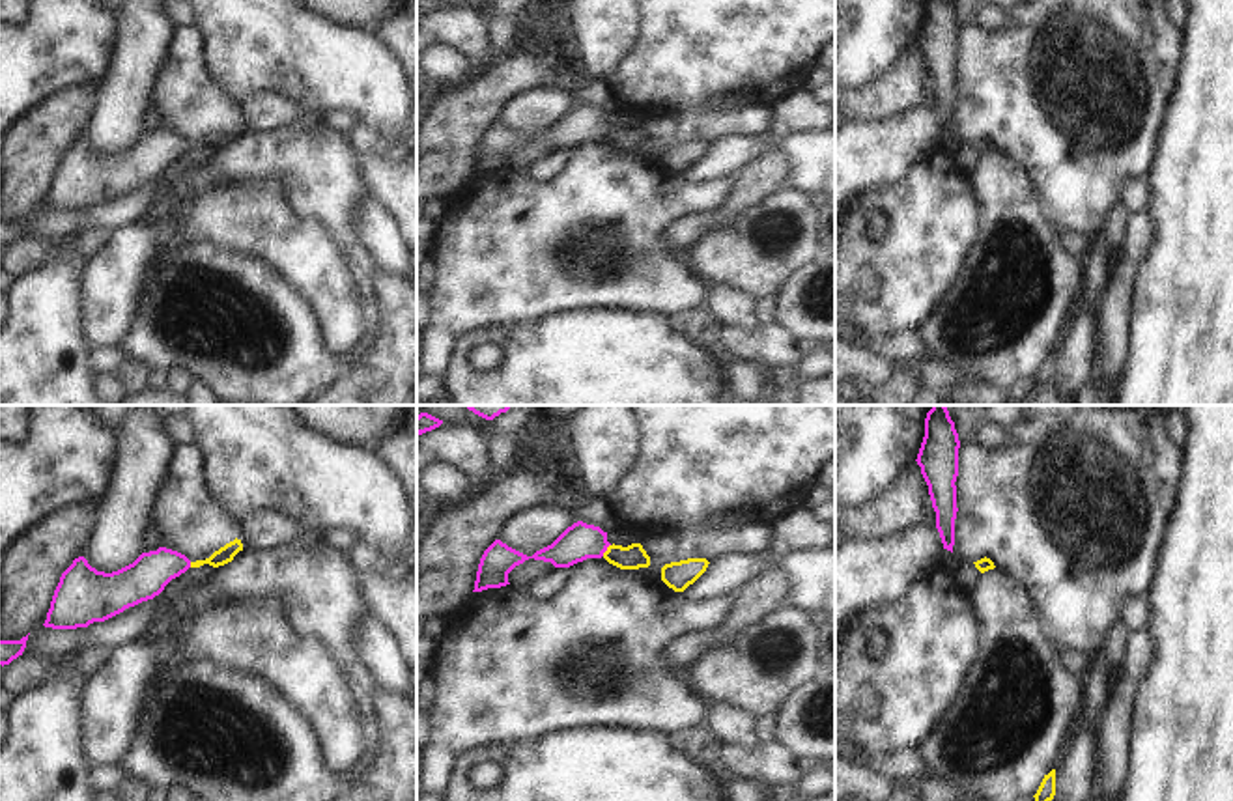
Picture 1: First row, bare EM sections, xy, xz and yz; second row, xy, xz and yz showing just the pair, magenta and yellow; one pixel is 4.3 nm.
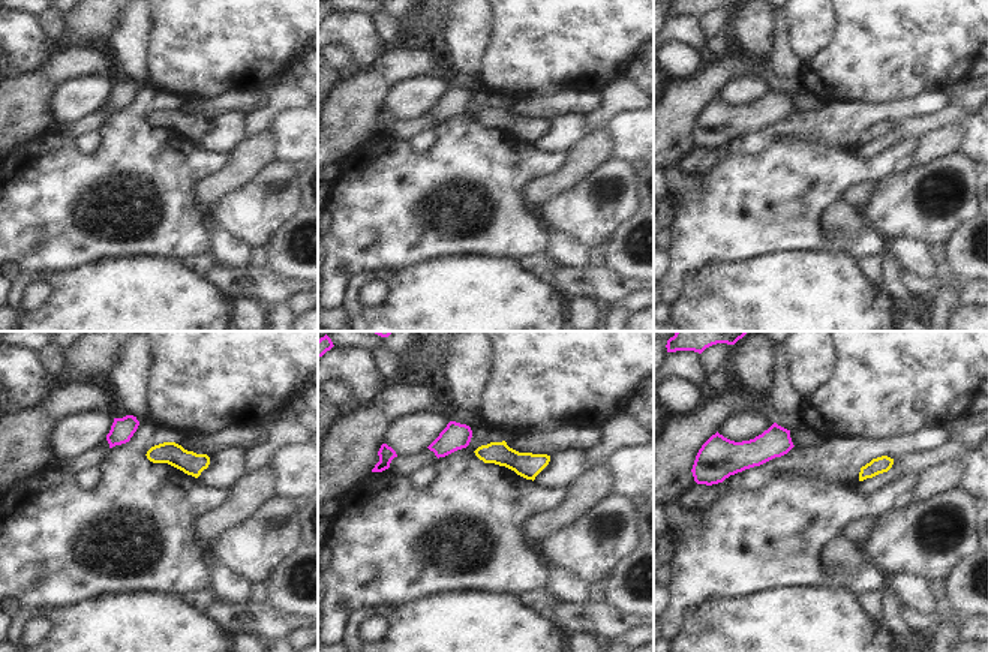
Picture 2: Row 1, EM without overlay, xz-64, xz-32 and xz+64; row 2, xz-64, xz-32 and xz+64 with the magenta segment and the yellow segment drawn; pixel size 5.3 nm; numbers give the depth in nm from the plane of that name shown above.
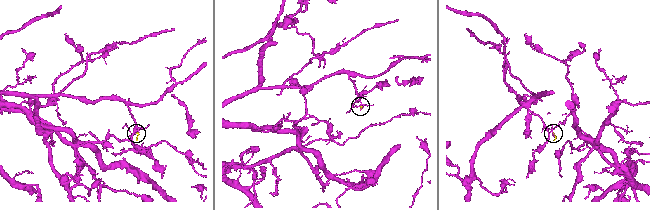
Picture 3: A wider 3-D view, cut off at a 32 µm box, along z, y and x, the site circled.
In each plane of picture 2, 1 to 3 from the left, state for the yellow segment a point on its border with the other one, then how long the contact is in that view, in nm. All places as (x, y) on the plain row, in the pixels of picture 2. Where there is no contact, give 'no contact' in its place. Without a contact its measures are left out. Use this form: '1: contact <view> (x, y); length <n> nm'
1: no contact
2: no contact
3: no contact

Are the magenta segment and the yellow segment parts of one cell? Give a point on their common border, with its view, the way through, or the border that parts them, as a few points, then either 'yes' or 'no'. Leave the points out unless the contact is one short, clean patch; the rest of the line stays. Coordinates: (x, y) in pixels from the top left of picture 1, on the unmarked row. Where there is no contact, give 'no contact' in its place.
meets magenta in xz at (606, 131); runs through xz (578, 124), (591, 124), (606, 131), (621, 139), (632, 139); yes

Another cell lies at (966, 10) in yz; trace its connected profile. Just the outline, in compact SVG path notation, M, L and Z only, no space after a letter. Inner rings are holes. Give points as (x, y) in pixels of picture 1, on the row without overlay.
M955 0L955 11L958 15L958 22L975 26L975 11L988 4L988 0Z

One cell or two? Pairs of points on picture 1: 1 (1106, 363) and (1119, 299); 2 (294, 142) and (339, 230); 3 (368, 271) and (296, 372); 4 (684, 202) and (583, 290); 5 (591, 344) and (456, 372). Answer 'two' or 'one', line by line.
1: one
2: one
3: one
4: one
5: one

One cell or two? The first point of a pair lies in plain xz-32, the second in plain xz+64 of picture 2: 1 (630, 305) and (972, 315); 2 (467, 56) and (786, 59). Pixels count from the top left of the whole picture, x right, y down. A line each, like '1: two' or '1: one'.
1: two
2: two

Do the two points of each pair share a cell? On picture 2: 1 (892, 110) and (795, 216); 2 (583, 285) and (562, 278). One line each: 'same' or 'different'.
1: different
2: same

